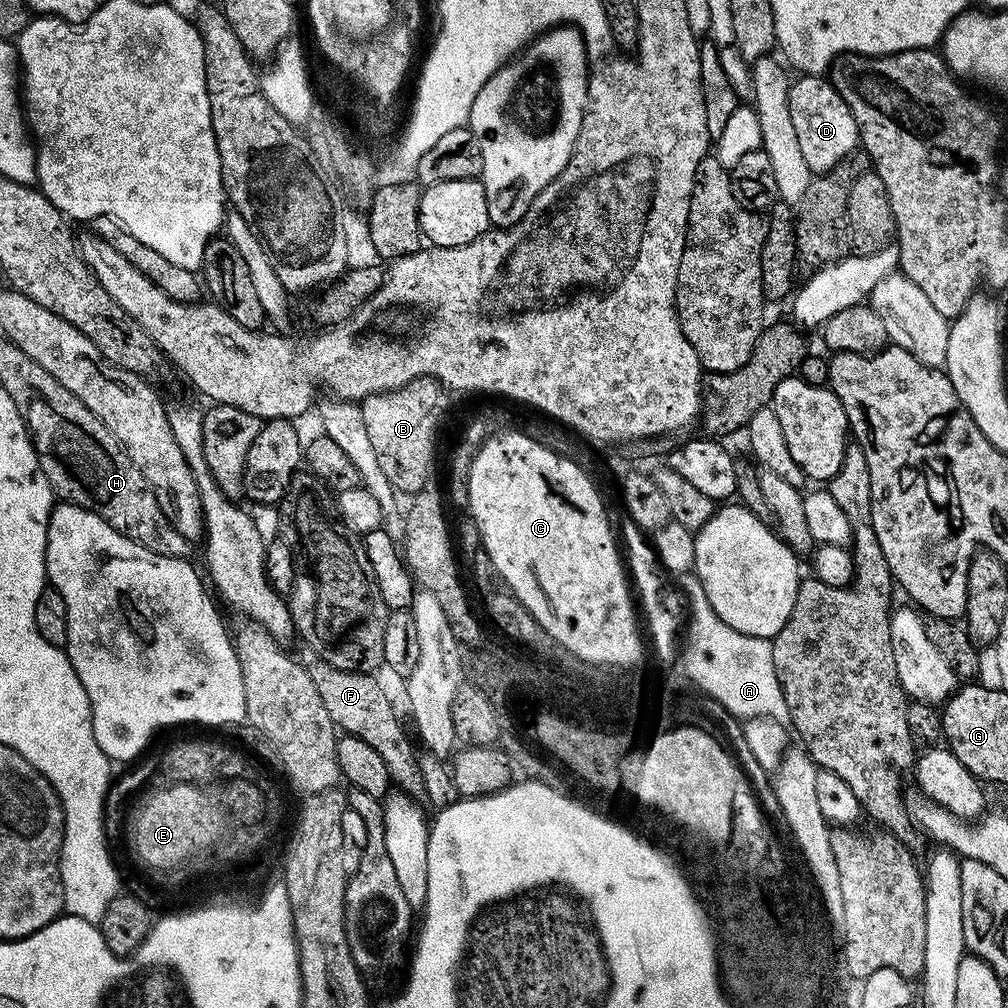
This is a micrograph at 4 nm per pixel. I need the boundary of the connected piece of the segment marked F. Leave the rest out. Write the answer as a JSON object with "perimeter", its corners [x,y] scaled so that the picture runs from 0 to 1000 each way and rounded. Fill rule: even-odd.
{"perimeter":[[[299,638],[297,642],[298,659],[312,677],[316,691],[319,692],[324,707],[327,708],[334,723],[342,729],[359,732],[374,744],[379,750],[379,756],[383,758],[384,766],[392,781],[408,790],[418,789],[421,780],[413,743],[411,744],[382,683],[373,675],[374,672],[370,668],[335,665],[321,653],[316,653],[307,639]]]}

